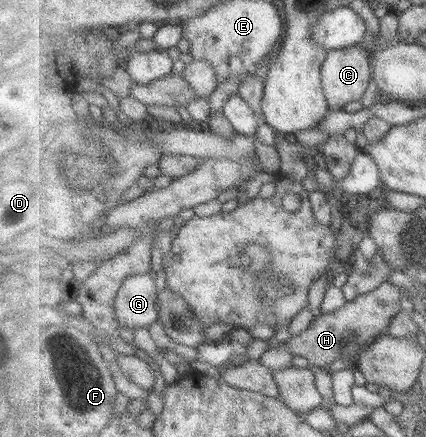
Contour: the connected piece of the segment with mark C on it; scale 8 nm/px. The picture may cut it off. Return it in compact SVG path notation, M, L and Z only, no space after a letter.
M357 44L349 49L329 51L322 67L324 93L328 98L331 109L343 110L348 103L360 101L370 87L373 78L372 55L363 45Z

